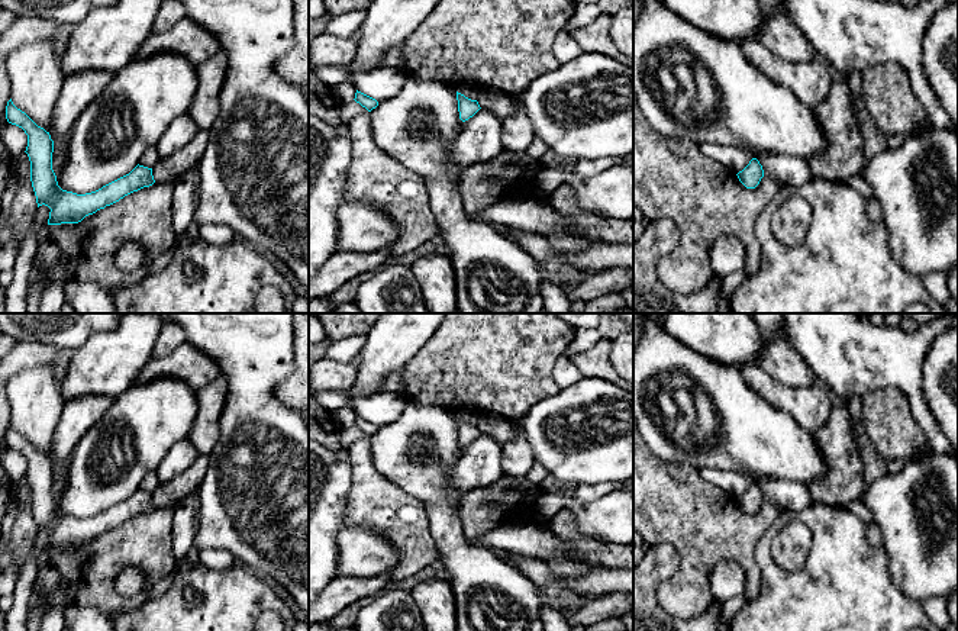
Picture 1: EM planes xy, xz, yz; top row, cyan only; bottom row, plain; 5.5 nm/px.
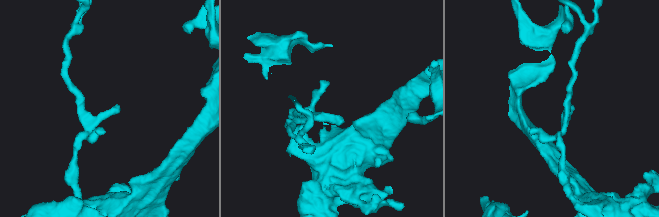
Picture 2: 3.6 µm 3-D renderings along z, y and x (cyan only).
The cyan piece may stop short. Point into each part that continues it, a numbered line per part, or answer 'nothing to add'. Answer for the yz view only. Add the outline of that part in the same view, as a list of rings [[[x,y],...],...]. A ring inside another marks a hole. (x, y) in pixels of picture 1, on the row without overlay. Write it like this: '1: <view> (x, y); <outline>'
nothing to add

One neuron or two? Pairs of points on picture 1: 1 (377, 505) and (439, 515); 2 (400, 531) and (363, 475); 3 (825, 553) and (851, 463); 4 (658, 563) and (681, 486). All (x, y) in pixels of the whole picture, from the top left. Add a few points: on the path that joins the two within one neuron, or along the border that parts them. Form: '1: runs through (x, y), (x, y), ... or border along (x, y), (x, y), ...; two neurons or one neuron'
1: border along (403, 489), (425, 506), (428, 528), (435, 547); two neurons
2: runs through (394, 517), (370, 489); one neuron
3: border along (813, 501), (847, 508); two neurons
4: border along (650, 546), (677, 551), (668, 578); two neurons

